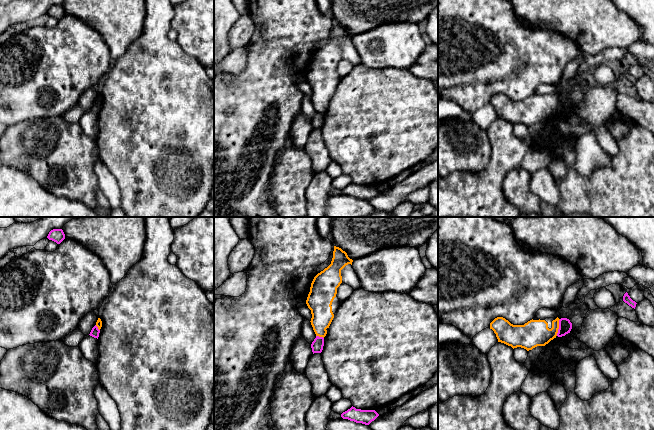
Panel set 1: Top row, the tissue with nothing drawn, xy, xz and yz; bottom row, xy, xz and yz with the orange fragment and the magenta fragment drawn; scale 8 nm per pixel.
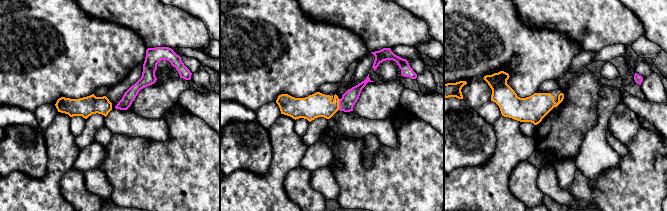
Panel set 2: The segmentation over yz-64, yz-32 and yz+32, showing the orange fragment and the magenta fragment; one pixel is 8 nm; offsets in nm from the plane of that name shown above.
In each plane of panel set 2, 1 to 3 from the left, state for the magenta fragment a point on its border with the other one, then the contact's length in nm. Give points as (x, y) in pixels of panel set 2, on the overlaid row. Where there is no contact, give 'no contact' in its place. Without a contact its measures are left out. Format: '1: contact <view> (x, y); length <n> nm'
1: no contact
2: contact yz-32 (338, 104); length 90 nm
3: no contact

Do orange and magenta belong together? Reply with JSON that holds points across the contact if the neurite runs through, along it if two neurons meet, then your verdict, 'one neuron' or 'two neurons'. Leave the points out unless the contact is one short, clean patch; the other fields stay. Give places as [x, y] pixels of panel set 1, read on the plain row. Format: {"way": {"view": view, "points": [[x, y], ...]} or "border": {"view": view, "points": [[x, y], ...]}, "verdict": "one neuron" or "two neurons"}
{"border": {"view": "yz", "points": [[560, 95], [556, 111]]}, "verdict": "two neurons"}

